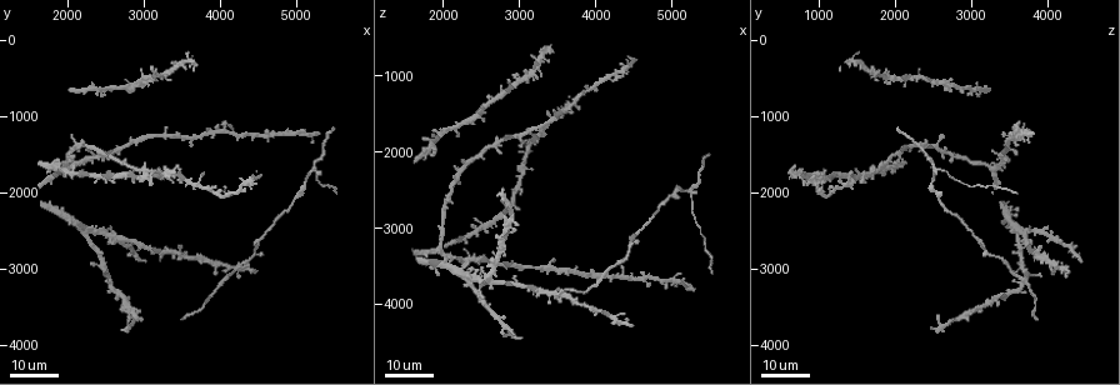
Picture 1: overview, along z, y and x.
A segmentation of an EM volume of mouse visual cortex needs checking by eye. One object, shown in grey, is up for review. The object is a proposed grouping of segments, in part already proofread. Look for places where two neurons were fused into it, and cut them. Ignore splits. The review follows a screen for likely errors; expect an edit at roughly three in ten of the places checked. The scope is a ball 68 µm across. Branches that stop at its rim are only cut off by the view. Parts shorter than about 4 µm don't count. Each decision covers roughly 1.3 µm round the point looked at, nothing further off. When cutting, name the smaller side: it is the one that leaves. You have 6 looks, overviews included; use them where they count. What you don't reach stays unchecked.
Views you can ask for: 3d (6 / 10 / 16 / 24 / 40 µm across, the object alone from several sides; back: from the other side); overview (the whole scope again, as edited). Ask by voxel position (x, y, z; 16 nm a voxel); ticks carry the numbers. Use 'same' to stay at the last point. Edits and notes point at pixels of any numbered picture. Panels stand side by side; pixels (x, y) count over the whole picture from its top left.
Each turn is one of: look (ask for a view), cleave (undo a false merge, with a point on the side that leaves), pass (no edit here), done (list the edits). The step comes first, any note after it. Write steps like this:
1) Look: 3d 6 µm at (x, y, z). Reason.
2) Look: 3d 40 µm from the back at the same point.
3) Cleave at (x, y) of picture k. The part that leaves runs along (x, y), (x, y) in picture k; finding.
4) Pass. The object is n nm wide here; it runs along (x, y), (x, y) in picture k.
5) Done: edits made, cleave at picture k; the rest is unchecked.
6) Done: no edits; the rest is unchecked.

Look: 3d 16 µm at (2450, 2500, 3650).

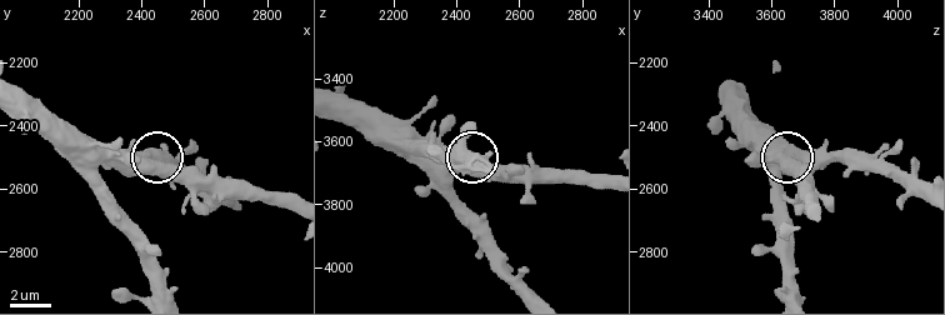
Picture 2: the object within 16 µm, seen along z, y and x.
Look: 3d 10 µm at (2430, 2520, 3640).

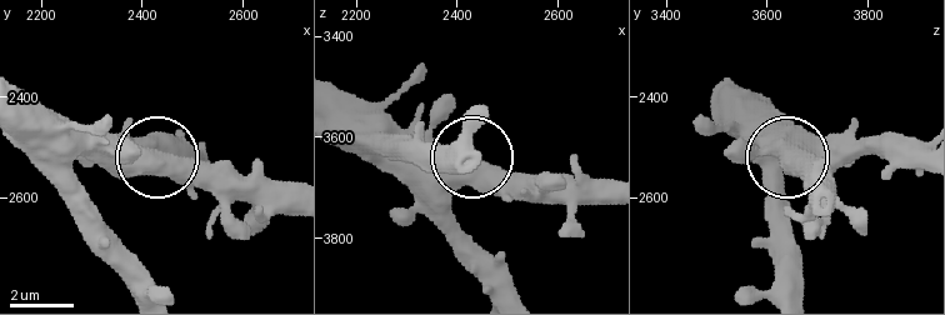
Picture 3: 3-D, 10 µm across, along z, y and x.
Pass. The side arm is 98 µm long; continuous, no second neuron.

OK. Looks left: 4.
Look: 3d 24 µm at (3950, 3000, 4050).

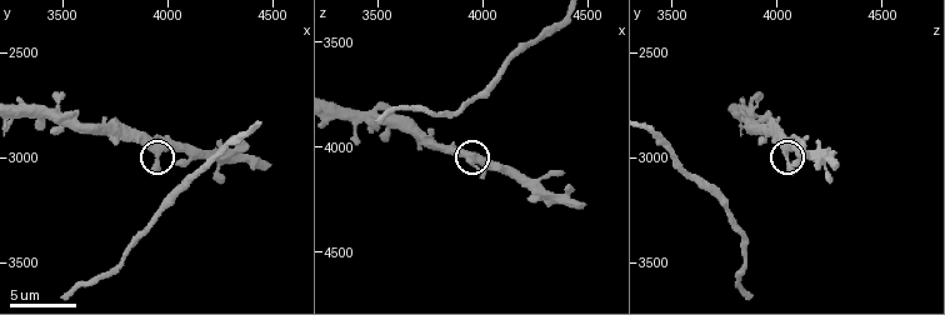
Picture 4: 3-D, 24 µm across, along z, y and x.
Look: 3d 10 µm at (3950, 2980, 4050).

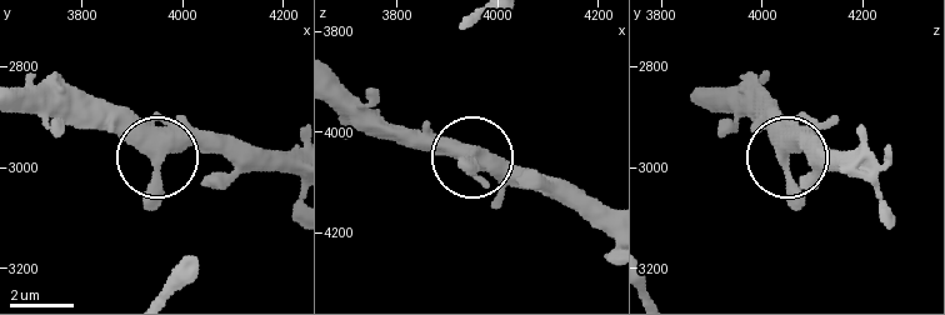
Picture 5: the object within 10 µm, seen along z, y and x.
Look: 3d 6 µm at (3955, 2995, 4050).

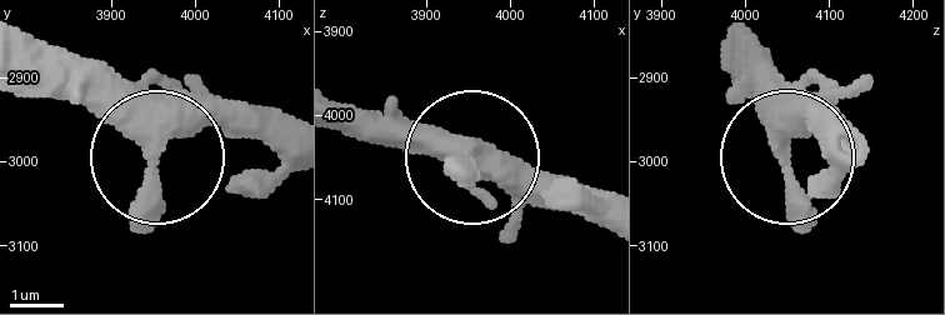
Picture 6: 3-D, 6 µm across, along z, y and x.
Pass. It runs along (20, 93), (88, 101), (150, 150), (221, 119), (289, 119) in picture 6; continuous, no second neuron.

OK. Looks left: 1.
Done: no edits; the rest is unchecked.

